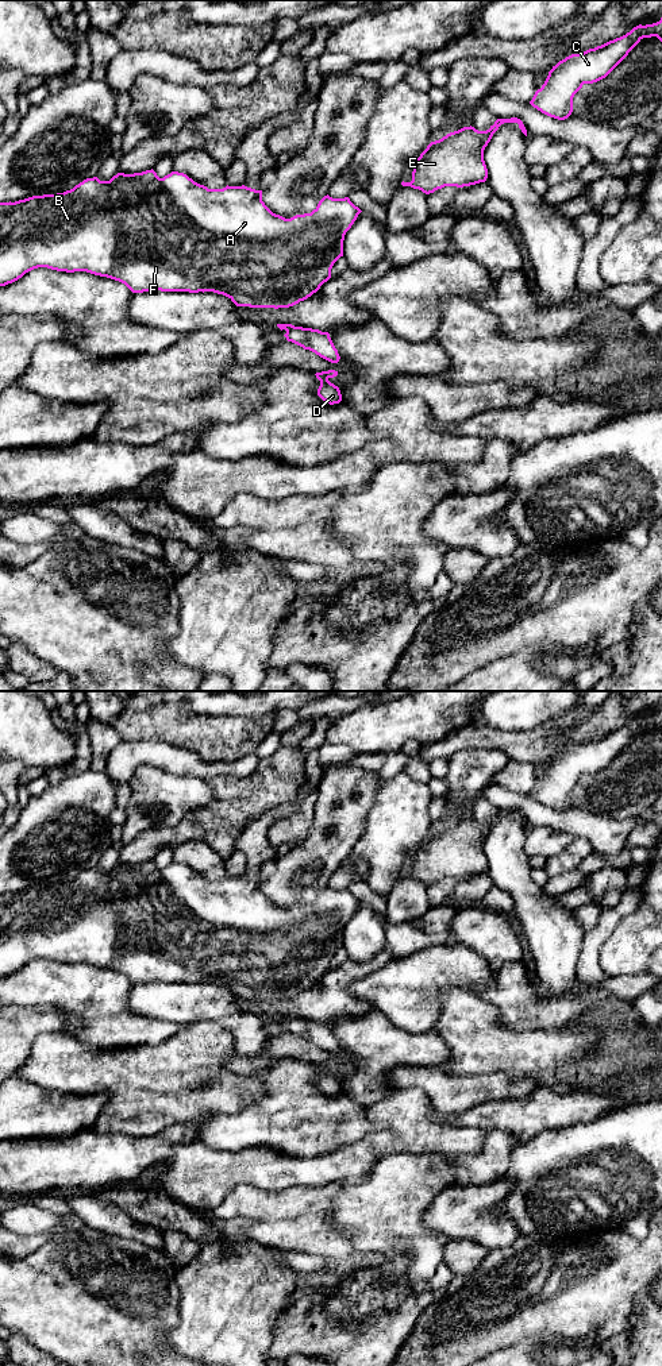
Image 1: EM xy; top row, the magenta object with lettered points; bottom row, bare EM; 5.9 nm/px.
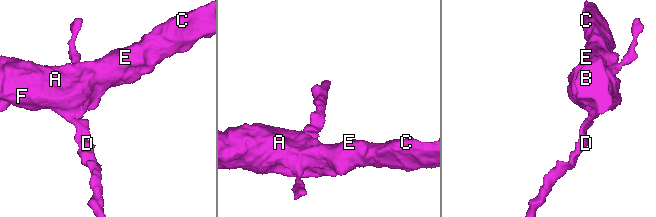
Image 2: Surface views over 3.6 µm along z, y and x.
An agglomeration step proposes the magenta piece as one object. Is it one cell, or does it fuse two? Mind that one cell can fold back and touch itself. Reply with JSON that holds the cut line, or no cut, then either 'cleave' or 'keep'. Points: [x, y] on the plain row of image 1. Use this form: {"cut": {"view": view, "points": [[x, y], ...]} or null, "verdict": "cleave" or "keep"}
{"cut": null, "verdict": "keep"}

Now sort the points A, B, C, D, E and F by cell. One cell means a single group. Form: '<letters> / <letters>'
A B C D E F

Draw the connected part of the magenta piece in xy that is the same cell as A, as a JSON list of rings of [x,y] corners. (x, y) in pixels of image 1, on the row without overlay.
[[[146,861],[142,864],[118,864],[109,872],[100,872],[97,868],[86,869],[73,880],[57,885],[32,887],[15,894],[0,894],[0,977],[5,977],[22,969],[26,964],[47,958],[57,962],[86,962],[95,966],[107,968],[124,975],[132,984],[143,983],[213,983],[228,988],[236,998],[250,999],[289,999],[307,991],[331,969],[334,954],[343,948],[343,931],[362,902],[349,888],[332,890],[324,887],[311,904],[296,906],[285,910],[273,904],[262,892],[262,881],[242,877],[226,877],[223,880],[208,880],[195,873],[184,864],[172,863],[159,869],[157,864]]]

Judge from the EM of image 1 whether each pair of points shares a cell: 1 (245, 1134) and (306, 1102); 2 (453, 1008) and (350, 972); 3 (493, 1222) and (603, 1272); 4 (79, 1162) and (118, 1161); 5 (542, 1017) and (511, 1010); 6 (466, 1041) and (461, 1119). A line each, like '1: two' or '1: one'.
1: one
2: two
3: two
4: one
5: one
6: two

